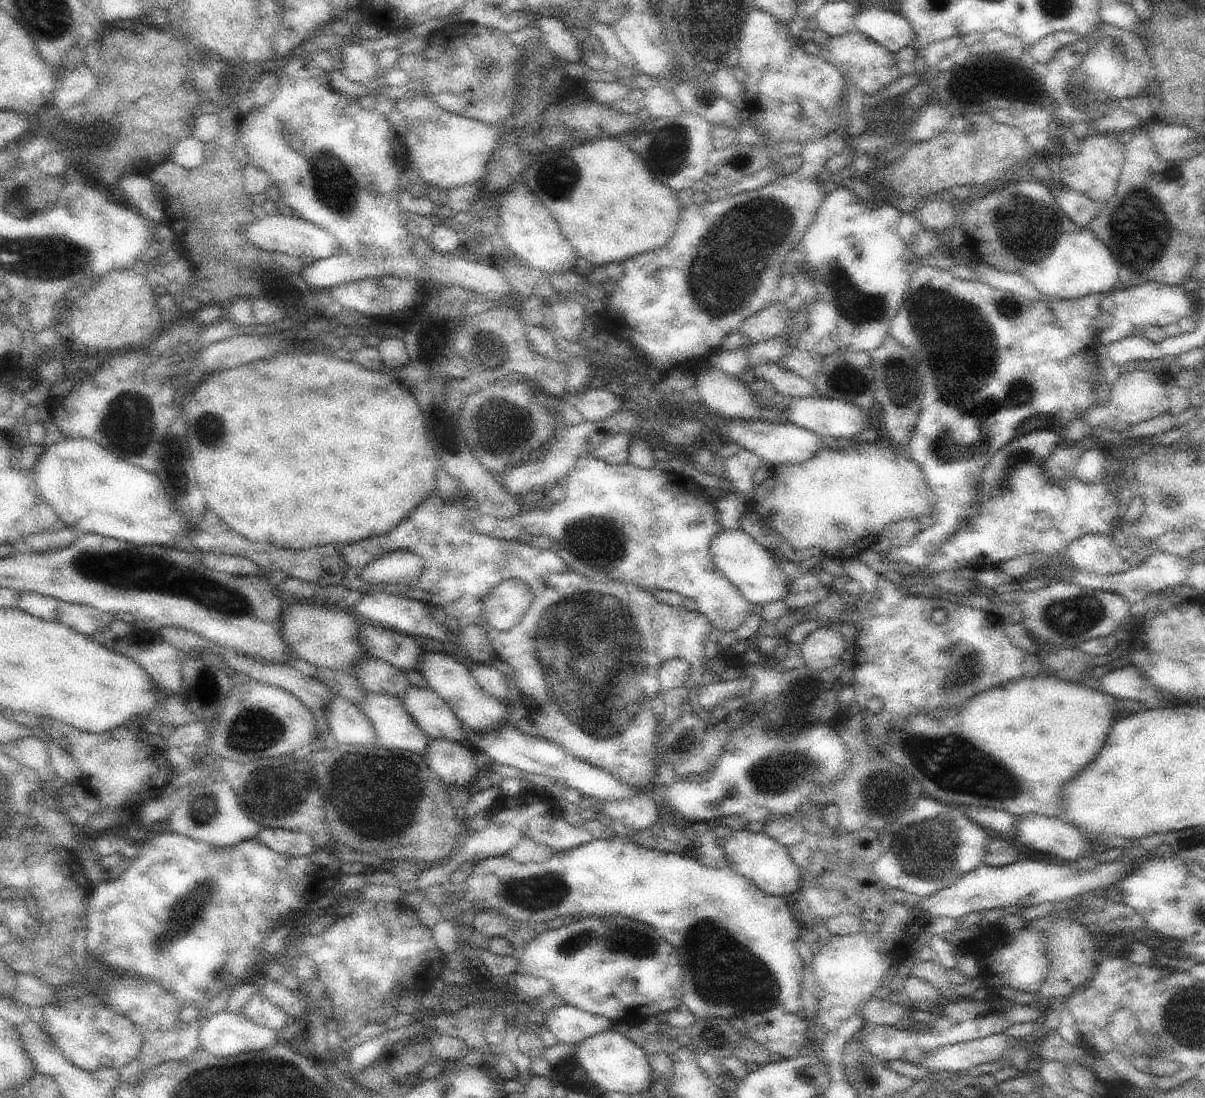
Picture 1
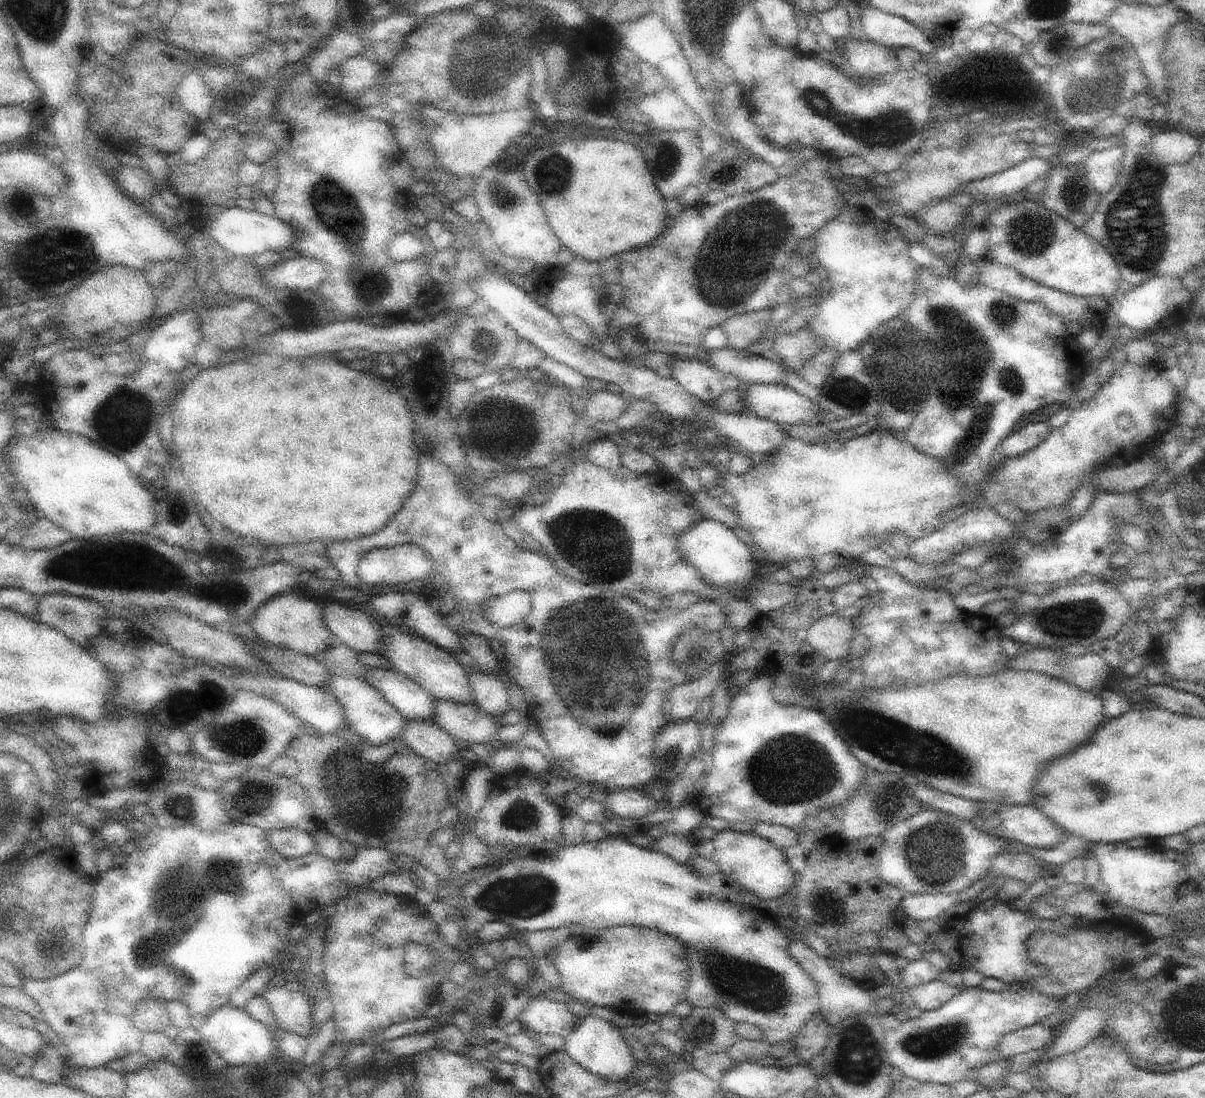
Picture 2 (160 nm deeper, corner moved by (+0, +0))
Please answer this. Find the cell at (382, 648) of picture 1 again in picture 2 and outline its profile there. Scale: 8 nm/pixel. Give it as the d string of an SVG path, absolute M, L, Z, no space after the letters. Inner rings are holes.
M329 599L322 602L328 630L354 652L380 653L383 634L376 616Z

